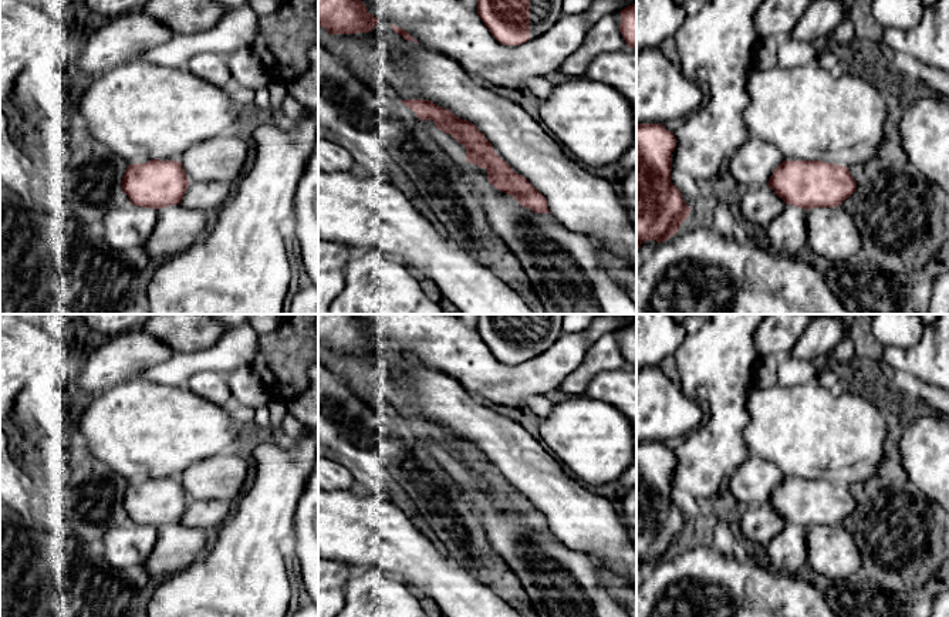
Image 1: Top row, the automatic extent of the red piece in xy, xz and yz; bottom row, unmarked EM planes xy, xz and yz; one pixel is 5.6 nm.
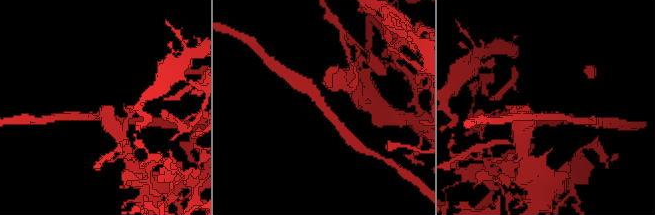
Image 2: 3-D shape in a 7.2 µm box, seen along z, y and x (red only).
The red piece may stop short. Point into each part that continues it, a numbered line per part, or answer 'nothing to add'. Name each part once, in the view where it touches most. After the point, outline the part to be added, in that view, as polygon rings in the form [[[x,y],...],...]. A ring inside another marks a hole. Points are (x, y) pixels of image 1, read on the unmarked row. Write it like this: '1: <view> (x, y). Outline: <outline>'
1: xz (544, 329). Outline: [[[530,314],[530,358],[543,354],[563,334],[565,314]]]

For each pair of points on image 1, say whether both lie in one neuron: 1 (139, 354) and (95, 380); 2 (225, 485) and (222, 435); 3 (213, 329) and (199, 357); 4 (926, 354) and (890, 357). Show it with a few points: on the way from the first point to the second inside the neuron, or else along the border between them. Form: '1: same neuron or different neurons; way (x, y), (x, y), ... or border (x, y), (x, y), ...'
1: same neuron; way (128, 354), (107, 368)
2: different neurons; border (235, 449), (209, 455), (192, 465)
3: different neurons; border (228, 330), (205, 349), (175, 353)
4: same neuron; way (918, 357), (898, 357)

